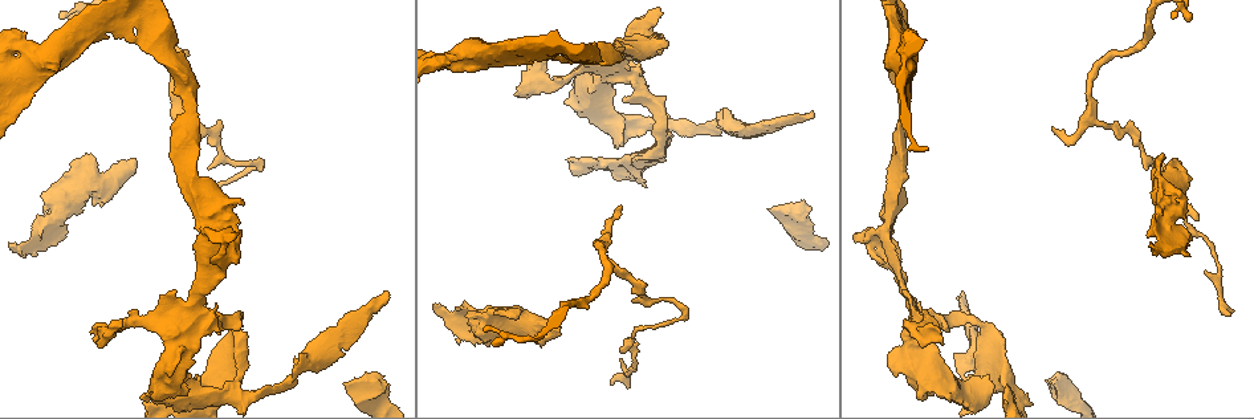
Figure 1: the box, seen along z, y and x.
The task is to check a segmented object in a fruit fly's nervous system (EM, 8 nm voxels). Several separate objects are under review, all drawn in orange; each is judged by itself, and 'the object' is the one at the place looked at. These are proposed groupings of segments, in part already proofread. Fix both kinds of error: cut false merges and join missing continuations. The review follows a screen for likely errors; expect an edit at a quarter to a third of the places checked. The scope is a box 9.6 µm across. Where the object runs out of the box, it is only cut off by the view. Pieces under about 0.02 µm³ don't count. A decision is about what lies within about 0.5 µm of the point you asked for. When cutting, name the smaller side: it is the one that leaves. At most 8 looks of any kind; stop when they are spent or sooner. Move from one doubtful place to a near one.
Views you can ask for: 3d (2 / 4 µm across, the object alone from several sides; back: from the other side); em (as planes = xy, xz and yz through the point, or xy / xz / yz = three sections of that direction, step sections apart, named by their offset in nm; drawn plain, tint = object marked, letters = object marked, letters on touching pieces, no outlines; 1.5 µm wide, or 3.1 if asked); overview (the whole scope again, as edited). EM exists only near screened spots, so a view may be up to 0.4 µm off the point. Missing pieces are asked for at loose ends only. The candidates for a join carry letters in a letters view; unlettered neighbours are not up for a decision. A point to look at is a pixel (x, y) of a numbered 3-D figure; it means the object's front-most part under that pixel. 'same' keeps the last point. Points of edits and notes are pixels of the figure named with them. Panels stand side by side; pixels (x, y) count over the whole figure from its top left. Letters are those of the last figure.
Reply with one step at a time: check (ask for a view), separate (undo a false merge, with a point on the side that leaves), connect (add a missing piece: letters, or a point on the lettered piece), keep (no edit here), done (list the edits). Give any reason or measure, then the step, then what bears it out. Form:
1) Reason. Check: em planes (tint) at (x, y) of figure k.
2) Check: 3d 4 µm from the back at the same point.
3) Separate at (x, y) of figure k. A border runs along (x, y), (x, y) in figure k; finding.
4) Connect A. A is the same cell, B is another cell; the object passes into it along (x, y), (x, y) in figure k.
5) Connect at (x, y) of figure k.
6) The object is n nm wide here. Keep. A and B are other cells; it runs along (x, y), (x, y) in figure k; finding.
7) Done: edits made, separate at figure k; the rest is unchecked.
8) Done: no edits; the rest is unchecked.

Check: 3d 4 µm from the back at (385, 290) of figure 1.

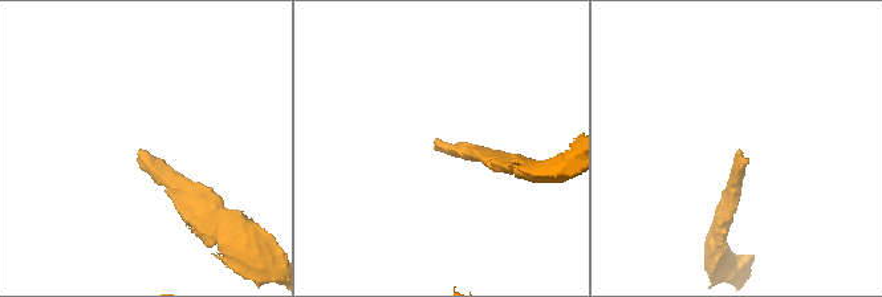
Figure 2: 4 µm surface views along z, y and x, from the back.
Shape alone is not enough. Check: em yz step 8 (letters) at (437, 145) of figure 2.

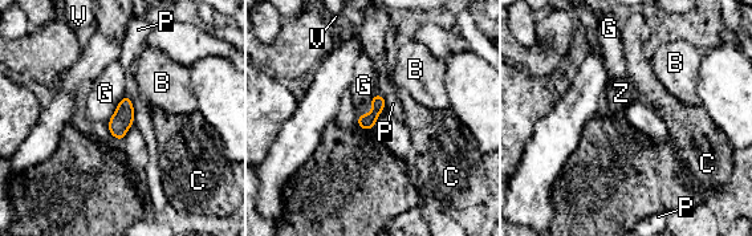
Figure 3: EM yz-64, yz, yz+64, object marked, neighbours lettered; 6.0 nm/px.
Connect Z. Z is the same cell, B, C, G, P and V are other cells; the object passes into it along (366, 121), (370, 112), (365, 108) in figure 3; it goes on there.

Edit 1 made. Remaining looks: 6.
See it whole again. Check: overview.

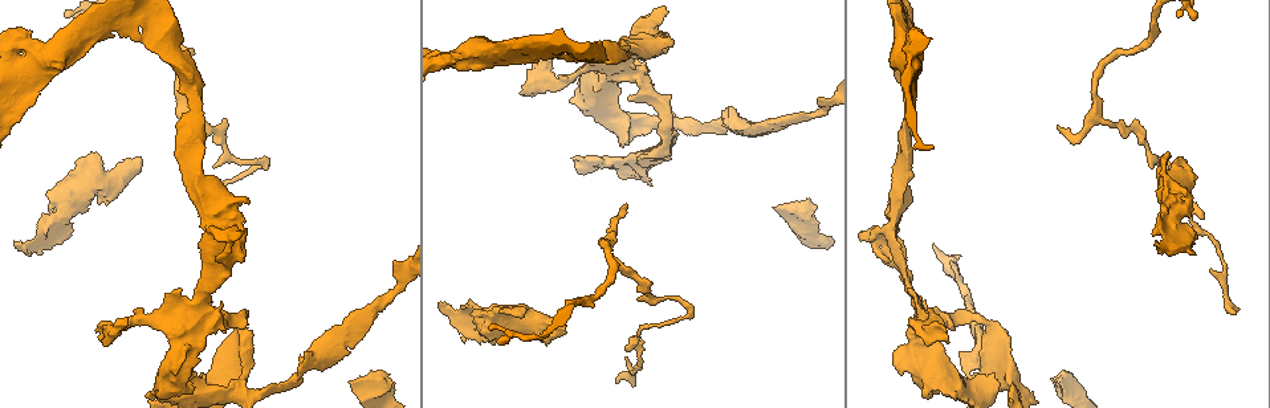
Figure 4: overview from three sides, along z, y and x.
Sharp bend. Check: em planes (letters) at (239, 332) of figure 4.

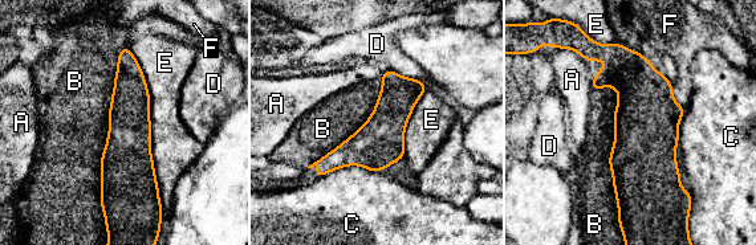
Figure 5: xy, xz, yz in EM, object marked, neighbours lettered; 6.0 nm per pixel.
Keep. A, B, C, D, E and F are other cells; a border runs along (126, 45), (118, 54), (100, 178) in figure 5; continuous, no second neuron.

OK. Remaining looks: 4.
An open end. Check: 3d 4 µm at (155, 394) of figure 4.

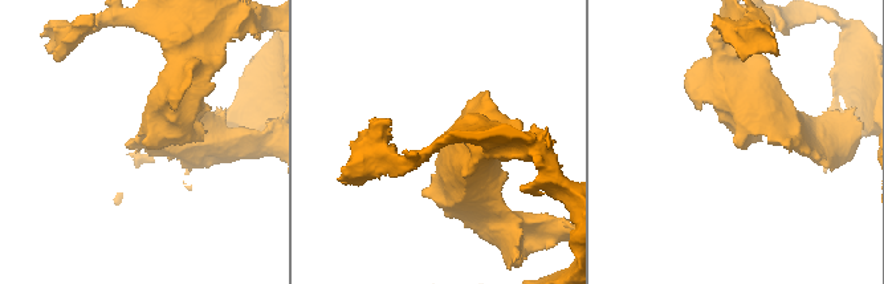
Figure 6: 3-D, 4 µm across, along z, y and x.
Shape alone is not enough. Check: em xz step 4 (letters) at (145, 141) of figure 6.

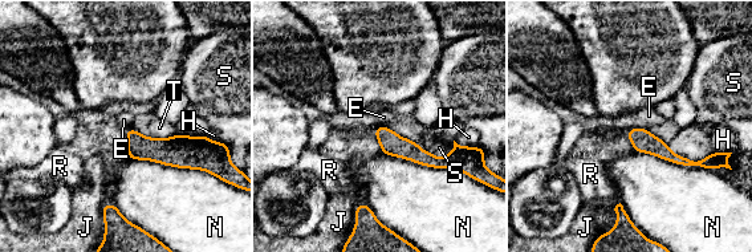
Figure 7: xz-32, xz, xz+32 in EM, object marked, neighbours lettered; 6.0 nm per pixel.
Check: em planes (letters) at the same point.

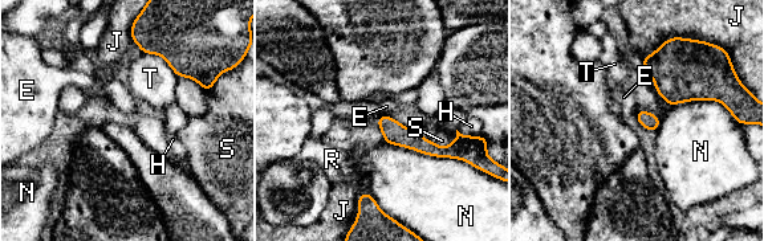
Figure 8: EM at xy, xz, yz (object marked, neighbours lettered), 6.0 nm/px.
Keep. E, H, J, N, R, S and T are other cells; it runs along (381, 121), (435, 151), (460, 139) in figure 8; none of them fits.

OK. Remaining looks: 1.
Done: edits made, connect at figure 3; the rest is unchecked.

